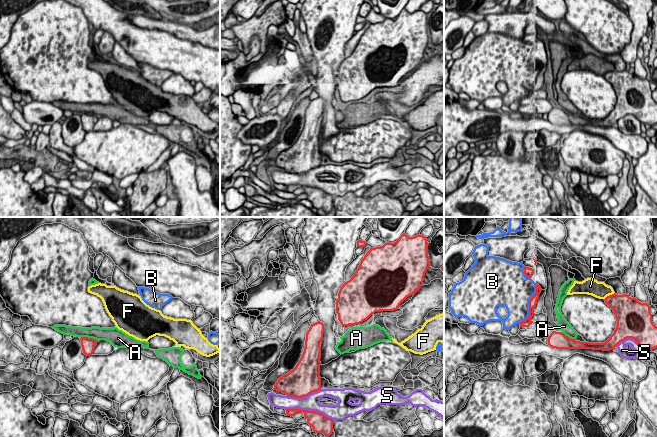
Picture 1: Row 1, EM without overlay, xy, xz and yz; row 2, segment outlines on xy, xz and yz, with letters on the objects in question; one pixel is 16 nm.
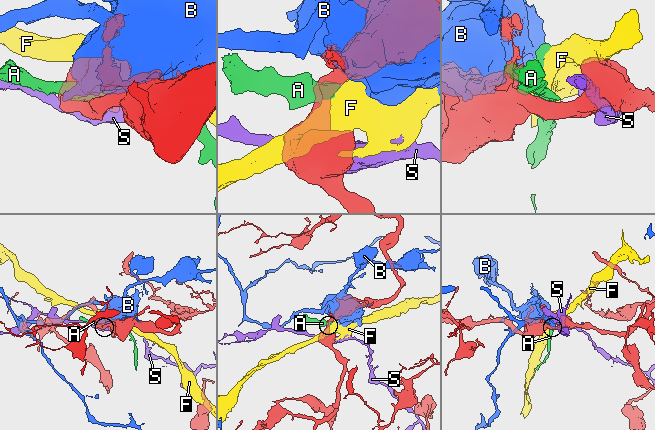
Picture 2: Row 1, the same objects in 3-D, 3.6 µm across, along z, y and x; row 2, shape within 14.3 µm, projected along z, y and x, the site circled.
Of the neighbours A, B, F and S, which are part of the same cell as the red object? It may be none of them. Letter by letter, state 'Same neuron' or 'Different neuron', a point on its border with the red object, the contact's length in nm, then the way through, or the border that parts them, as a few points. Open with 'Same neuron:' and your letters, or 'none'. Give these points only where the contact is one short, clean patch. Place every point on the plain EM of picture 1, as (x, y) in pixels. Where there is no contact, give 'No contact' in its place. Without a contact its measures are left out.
Same neuron: none
A: Different neuron. Touches red at xy (89, 114). Shared border 260 nm. Boundary: xy (81, 112), (87, 112), (96, 116)
B: Different neuron. Touches red at yz (529, 81). Shared border 700 nm
F: Different neuron. Touches red at yz (609, 71). Shared border 220 nm
S: Different neuron. Touches red at xz (310, 187). Shared border 800 nm

